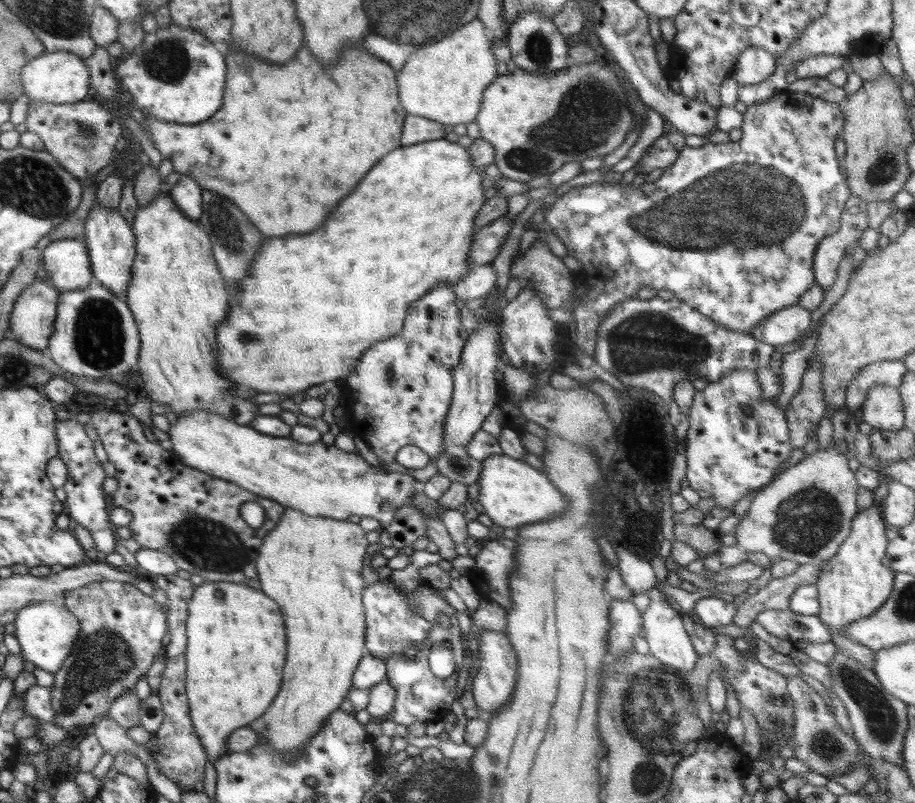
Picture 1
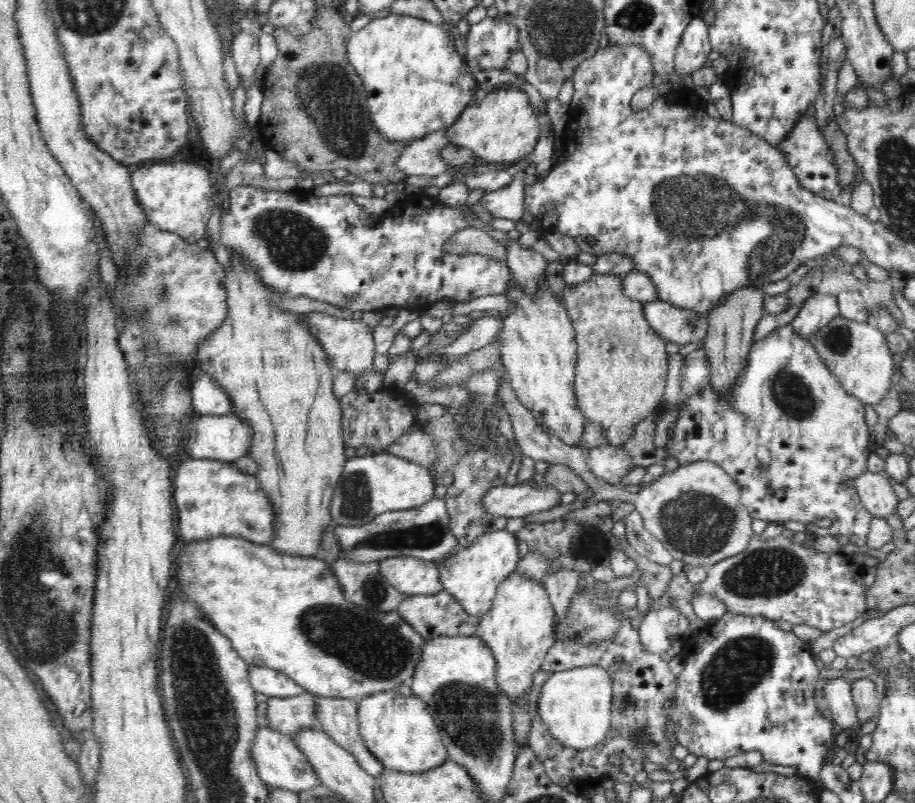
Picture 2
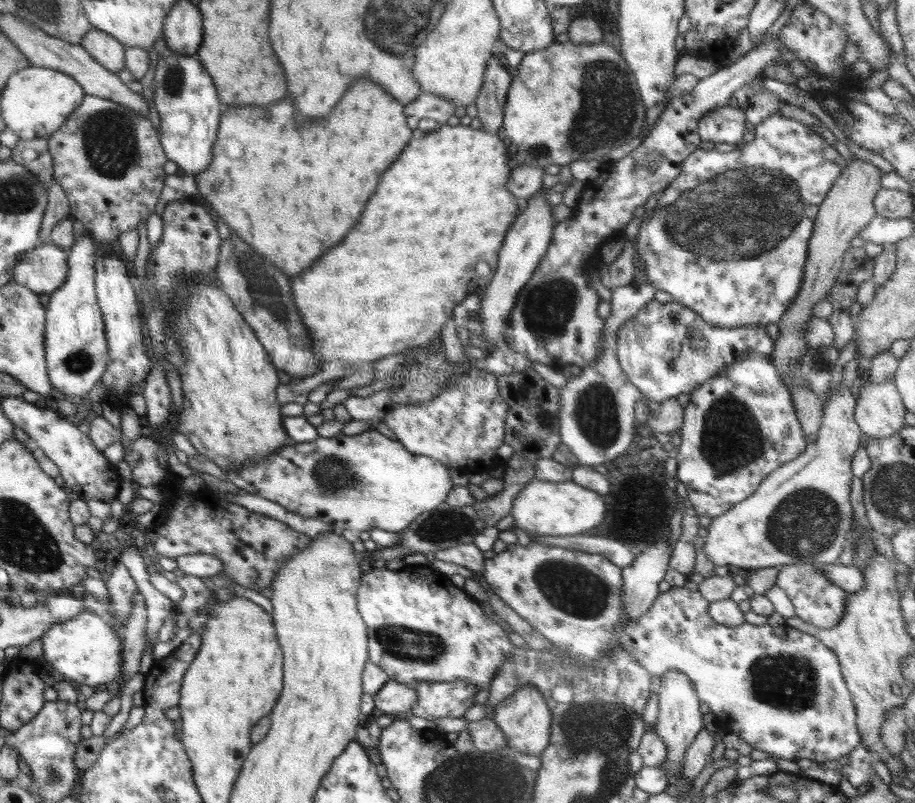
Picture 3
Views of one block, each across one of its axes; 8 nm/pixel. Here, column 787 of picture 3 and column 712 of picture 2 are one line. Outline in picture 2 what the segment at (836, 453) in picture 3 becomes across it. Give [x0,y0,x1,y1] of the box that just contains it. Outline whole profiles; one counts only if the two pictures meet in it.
[617,460,755,569]

